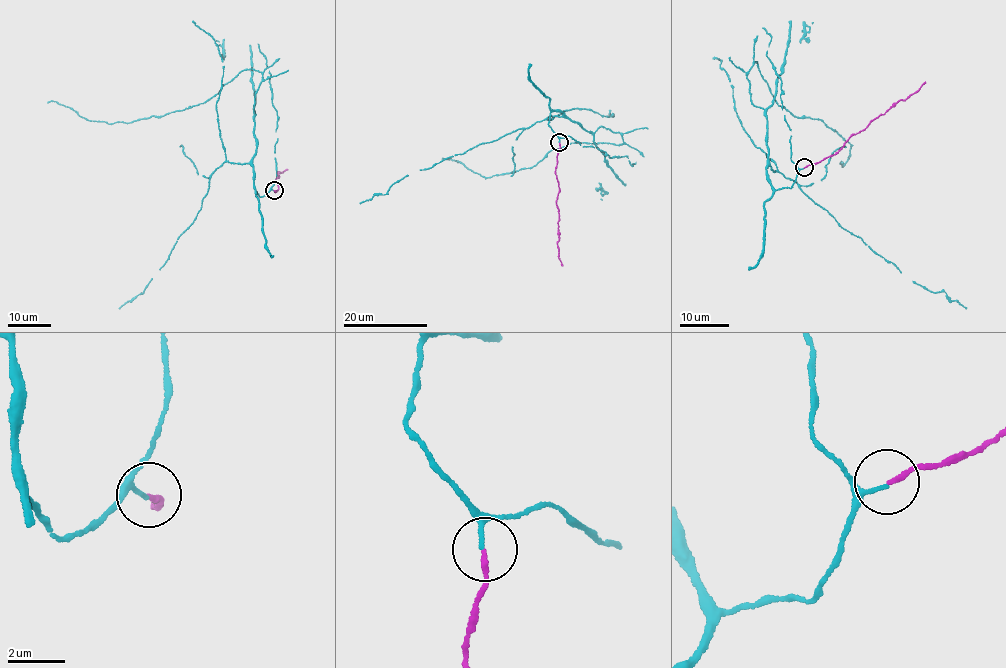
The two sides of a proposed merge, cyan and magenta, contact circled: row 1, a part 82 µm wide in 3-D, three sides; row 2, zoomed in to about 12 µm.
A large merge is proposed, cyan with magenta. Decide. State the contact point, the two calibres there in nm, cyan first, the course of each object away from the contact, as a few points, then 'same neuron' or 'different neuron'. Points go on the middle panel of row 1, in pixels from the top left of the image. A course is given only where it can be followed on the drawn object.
(559, 142) | 140/160 nm | cyan via (559, 142), (555, 110), (623, 144), (571, 143), (485, 178), (442, 158) | magenta via (560, 142), (555, 171), (559, 188), (556, 203), (559, 212), (557, 244), (561, 266) | same neuron

